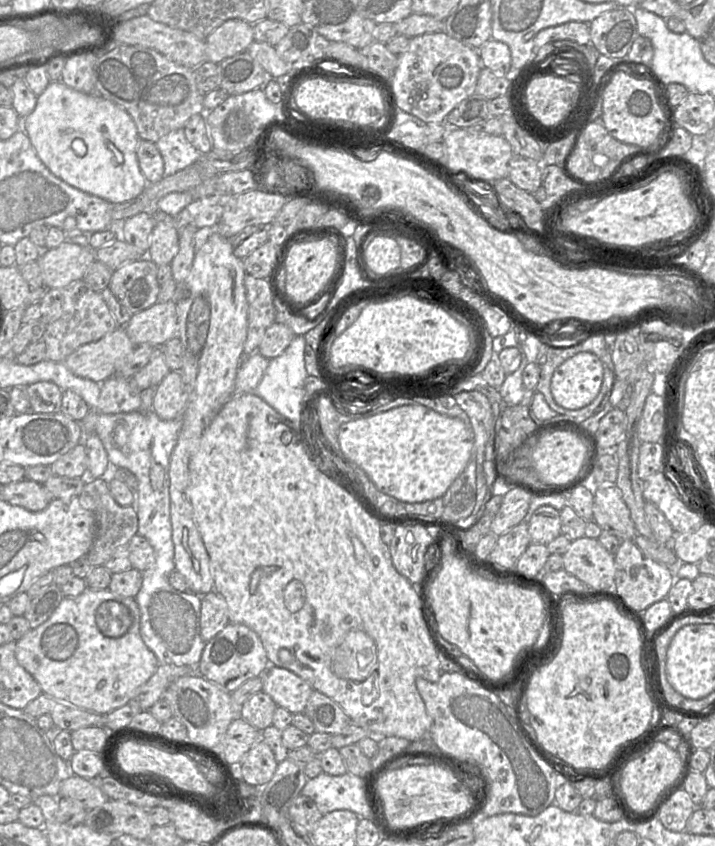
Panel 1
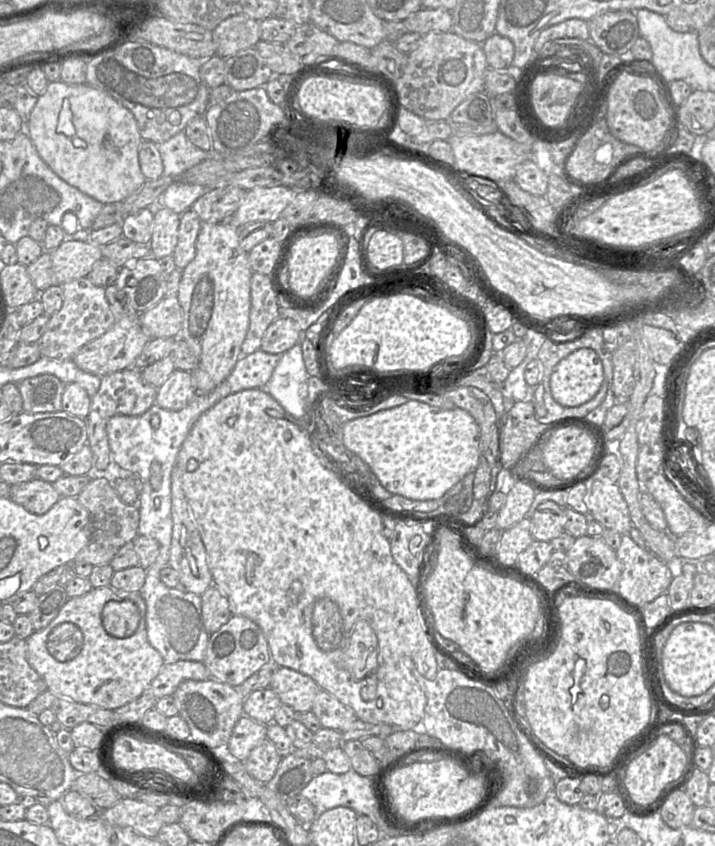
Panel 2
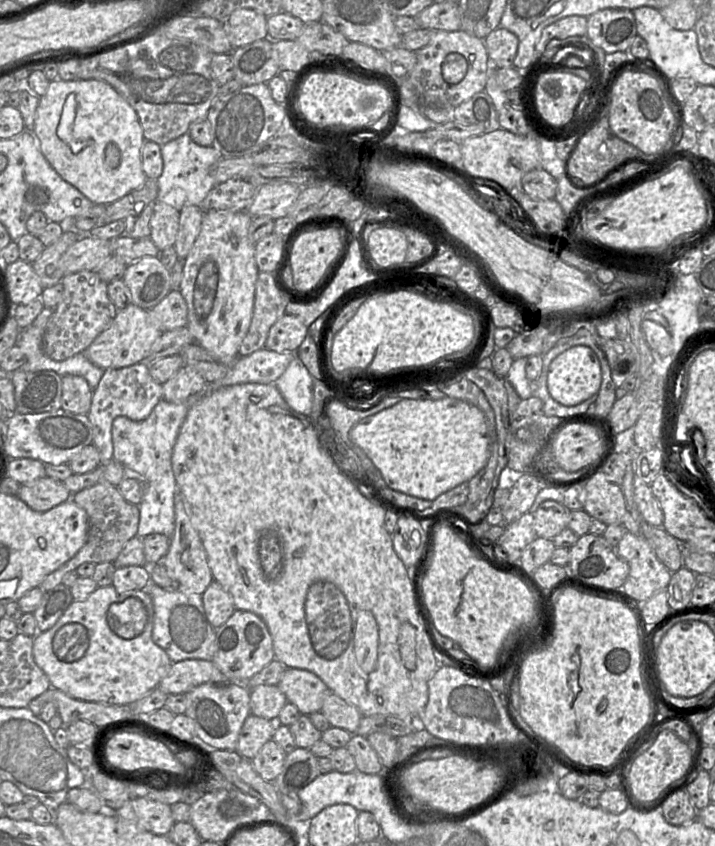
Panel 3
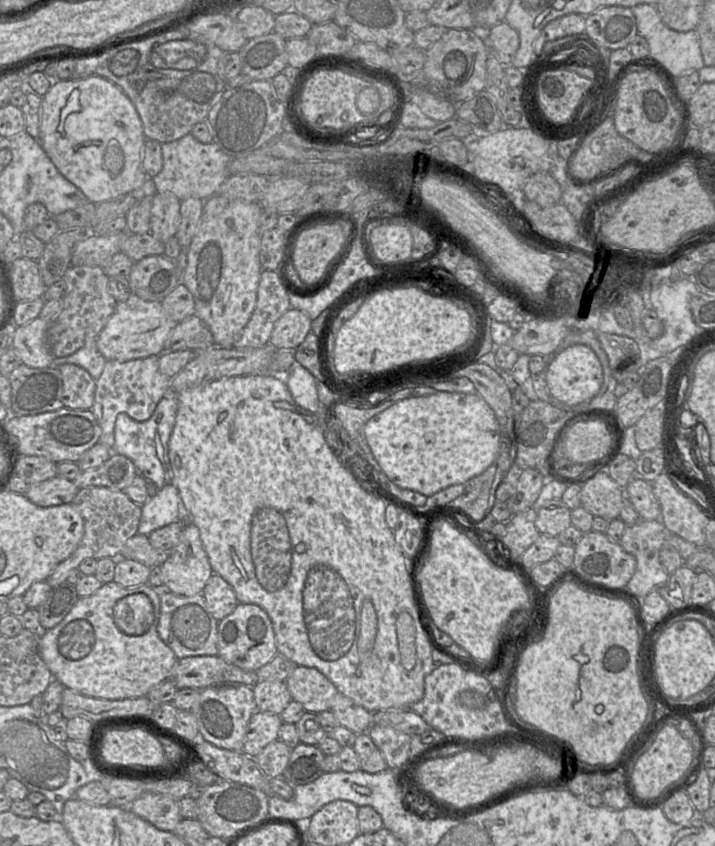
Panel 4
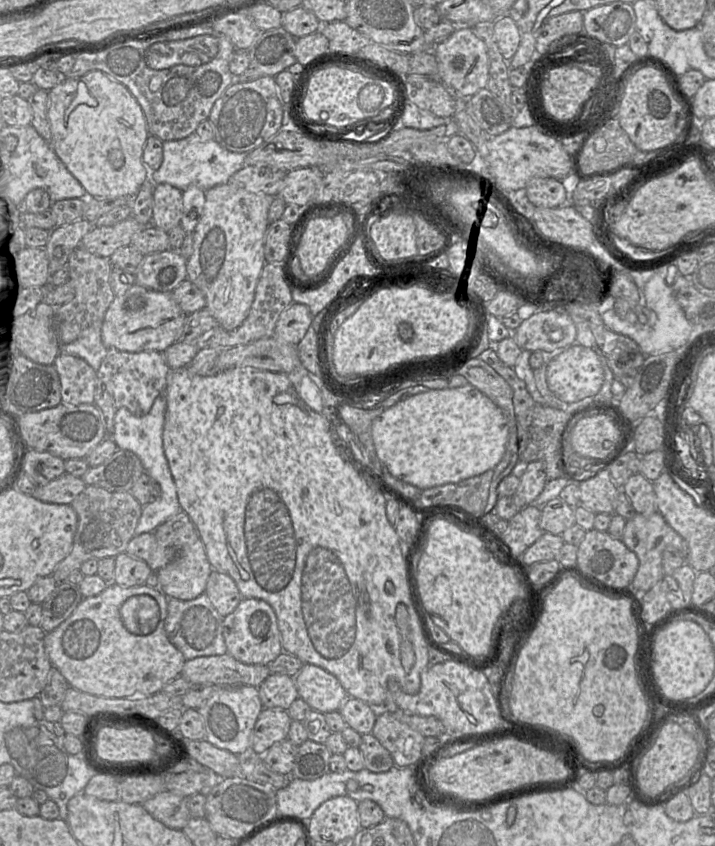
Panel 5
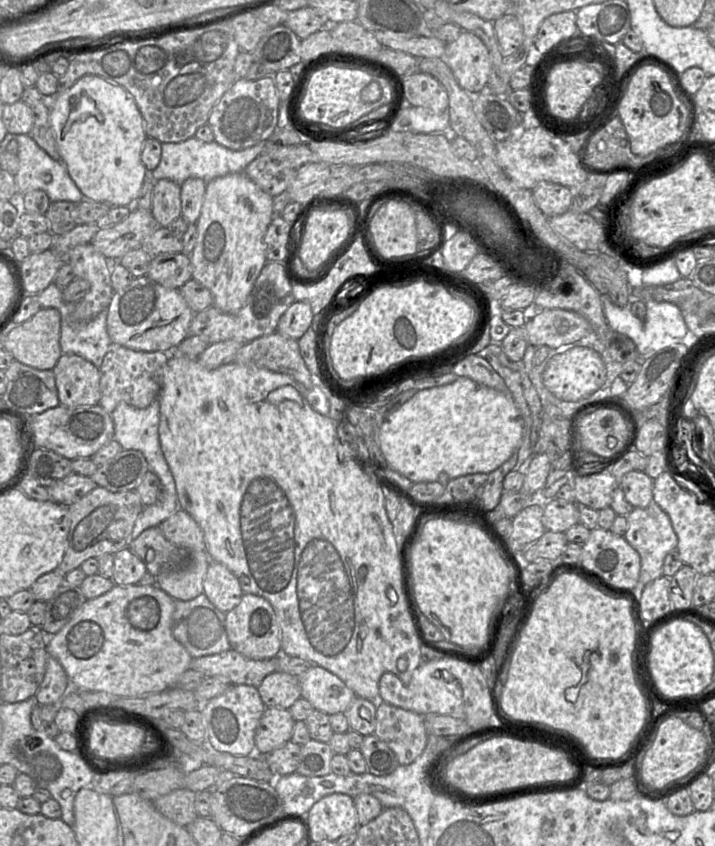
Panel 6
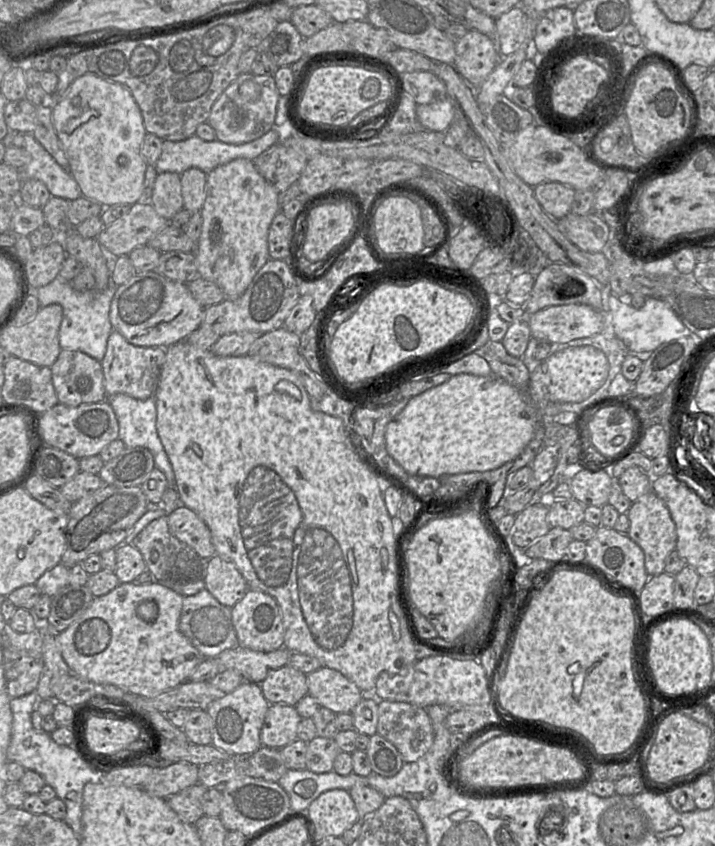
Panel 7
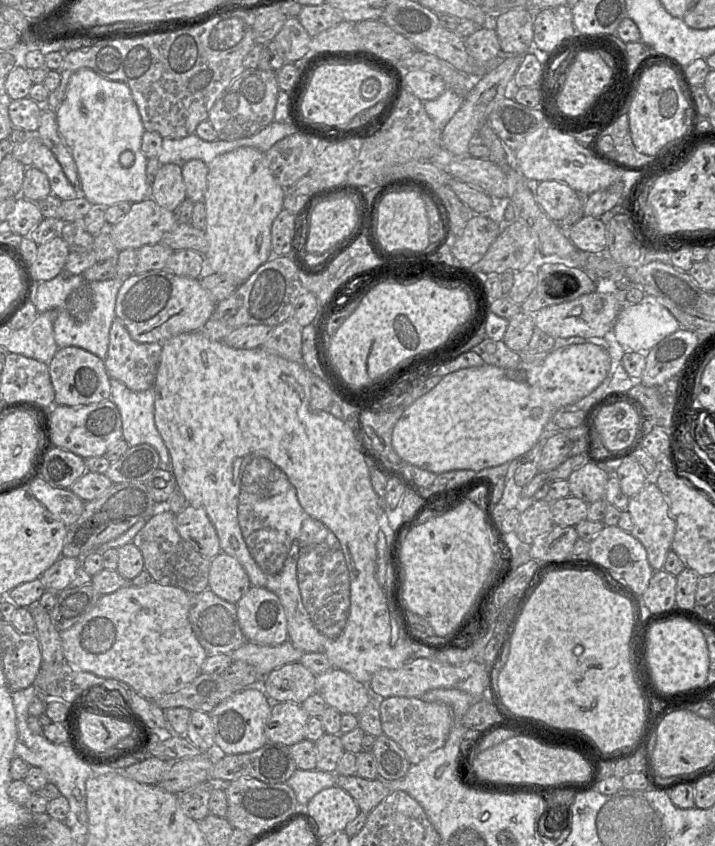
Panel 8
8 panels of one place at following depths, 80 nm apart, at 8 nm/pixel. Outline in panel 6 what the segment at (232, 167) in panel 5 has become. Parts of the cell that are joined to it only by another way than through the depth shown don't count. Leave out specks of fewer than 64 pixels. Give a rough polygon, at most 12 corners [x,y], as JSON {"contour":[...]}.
{"contour":[[195,136],[162,143],[154,181],[244,172],[266,141],[232,150]]}

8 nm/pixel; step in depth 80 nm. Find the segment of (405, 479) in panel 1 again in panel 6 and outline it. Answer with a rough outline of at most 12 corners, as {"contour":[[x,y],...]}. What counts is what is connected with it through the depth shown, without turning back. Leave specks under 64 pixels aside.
{"contour":[[468,377],[387,416],[378,456],[413,483],[491,473],[519,447],[510,391]]}

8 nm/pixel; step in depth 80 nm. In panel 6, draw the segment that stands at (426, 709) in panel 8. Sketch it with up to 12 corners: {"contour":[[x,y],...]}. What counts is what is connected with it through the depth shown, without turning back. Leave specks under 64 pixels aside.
{"contour":[[377,702],[374,734],[411,764],[428,742],[424,717]]}

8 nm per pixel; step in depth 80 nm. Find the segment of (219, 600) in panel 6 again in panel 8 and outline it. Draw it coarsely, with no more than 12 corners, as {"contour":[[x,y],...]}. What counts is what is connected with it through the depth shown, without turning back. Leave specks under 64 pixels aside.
{"contour":[[220,552],[208,586],[237,604],[251,583],[241,563]]}

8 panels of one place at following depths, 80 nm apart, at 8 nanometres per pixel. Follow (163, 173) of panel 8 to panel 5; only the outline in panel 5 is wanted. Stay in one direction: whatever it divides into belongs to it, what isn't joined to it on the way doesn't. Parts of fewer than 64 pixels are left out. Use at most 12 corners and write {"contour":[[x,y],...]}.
{"contour":[[155,184],[151,224],[180,225],[182,190]]}

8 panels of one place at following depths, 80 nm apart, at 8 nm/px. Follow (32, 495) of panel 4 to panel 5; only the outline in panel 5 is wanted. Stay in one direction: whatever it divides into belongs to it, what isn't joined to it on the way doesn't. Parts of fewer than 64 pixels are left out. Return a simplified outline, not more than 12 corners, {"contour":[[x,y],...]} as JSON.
{"contour":[[64,473],[38,485],[33,497],[71,505],[86,486]]}

